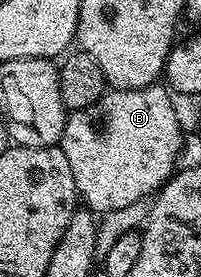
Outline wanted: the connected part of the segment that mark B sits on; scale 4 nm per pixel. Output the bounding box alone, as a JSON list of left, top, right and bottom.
[58,83,184,215]

